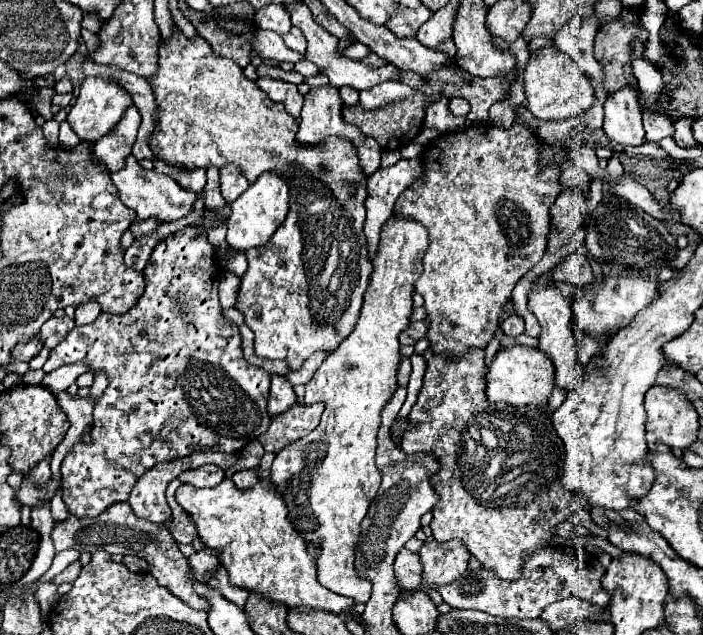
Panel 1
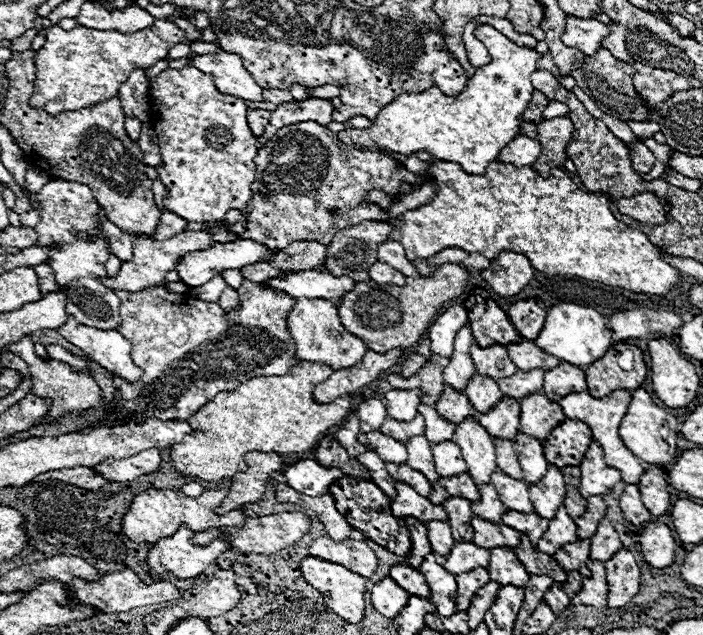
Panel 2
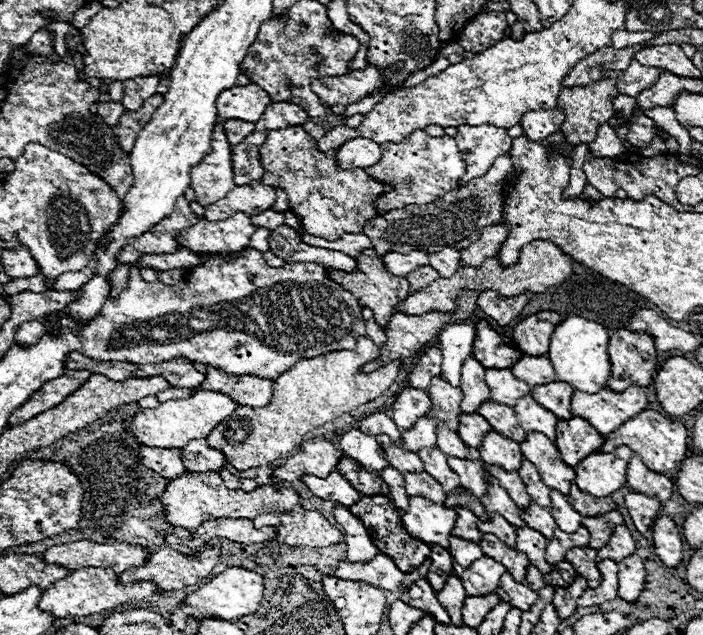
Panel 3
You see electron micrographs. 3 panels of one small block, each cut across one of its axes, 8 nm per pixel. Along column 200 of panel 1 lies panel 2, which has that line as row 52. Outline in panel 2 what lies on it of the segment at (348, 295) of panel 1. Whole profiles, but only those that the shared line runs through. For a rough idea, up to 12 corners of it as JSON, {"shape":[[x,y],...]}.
{"shape":[[52,26],[34,108],[56,116],[118,94],[186,34]]}

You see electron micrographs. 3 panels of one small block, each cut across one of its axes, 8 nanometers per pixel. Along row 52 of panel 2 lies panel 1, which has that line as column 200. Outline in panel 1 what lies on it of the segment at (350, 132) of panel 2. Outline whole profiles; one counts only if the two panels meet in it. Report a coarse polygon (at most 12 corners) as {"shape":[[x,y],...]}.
{"shape":[[270,480],[182,484],[198,538],[230,582],[334,614],[354,602],[316,560]]}

